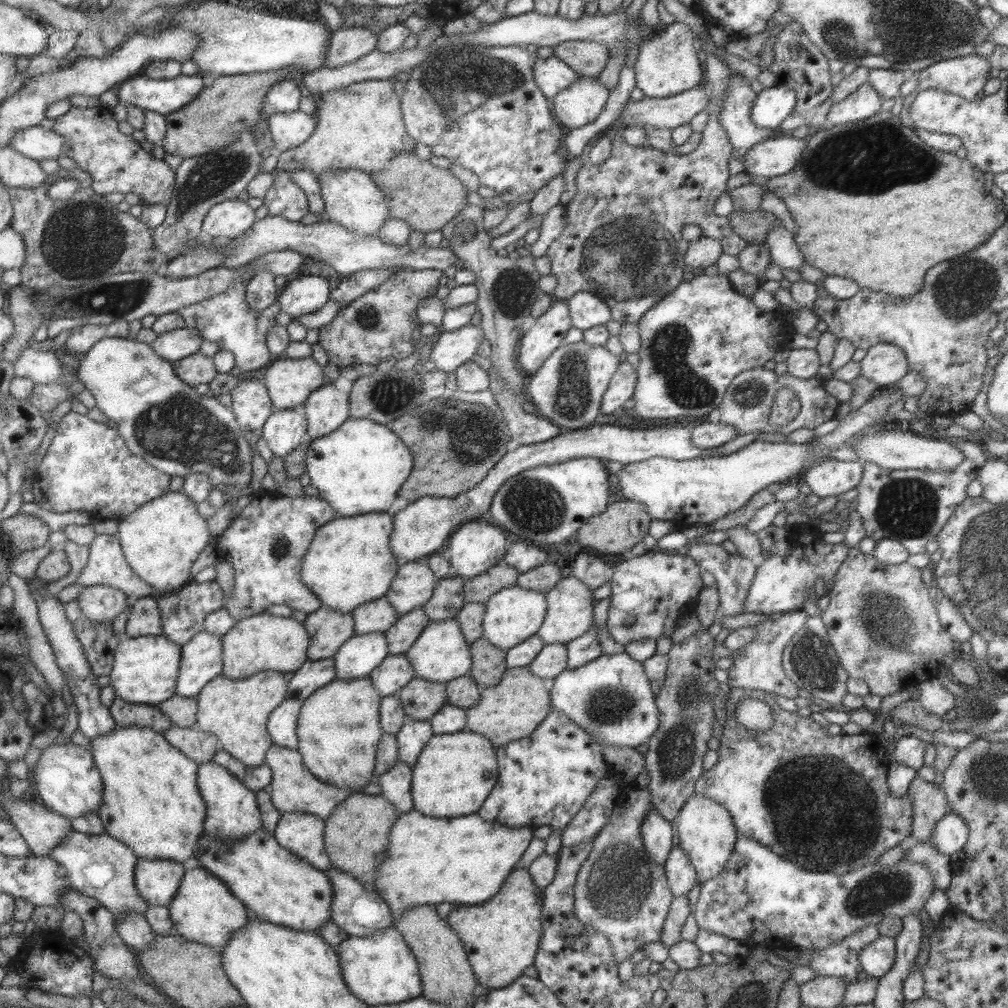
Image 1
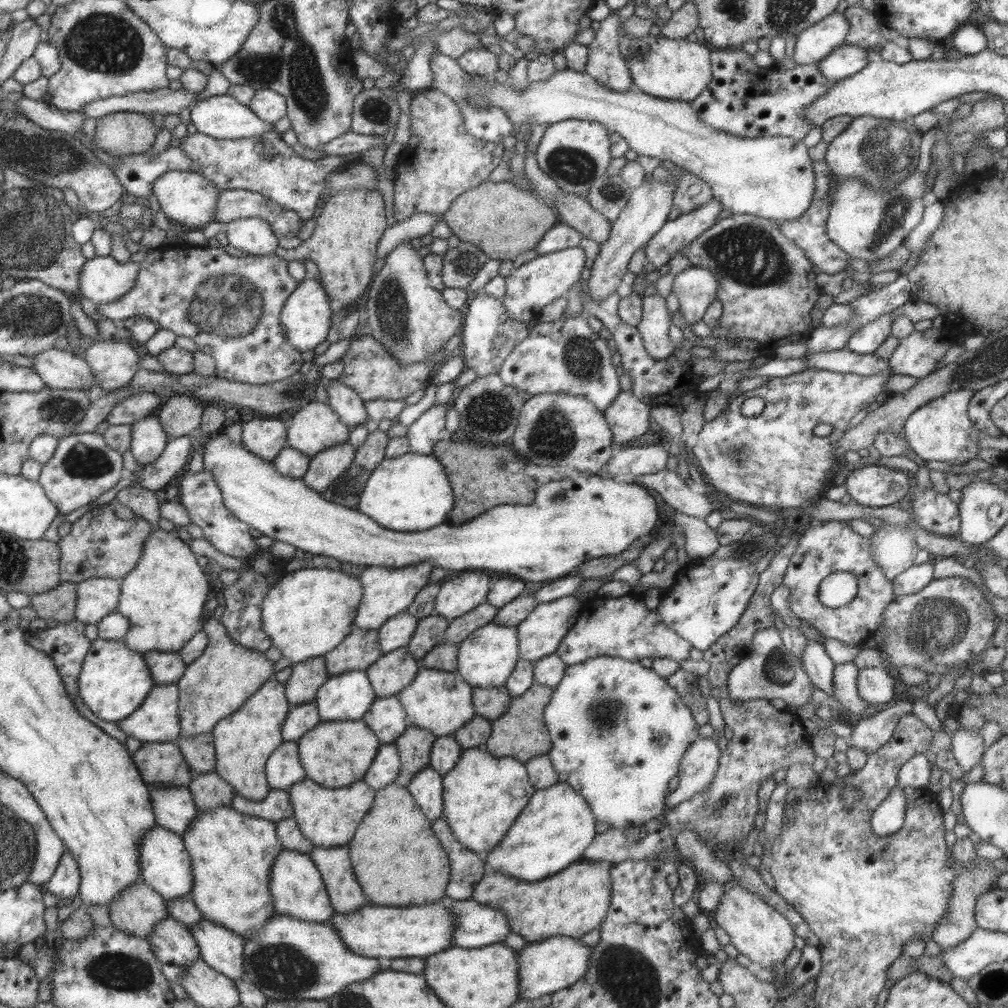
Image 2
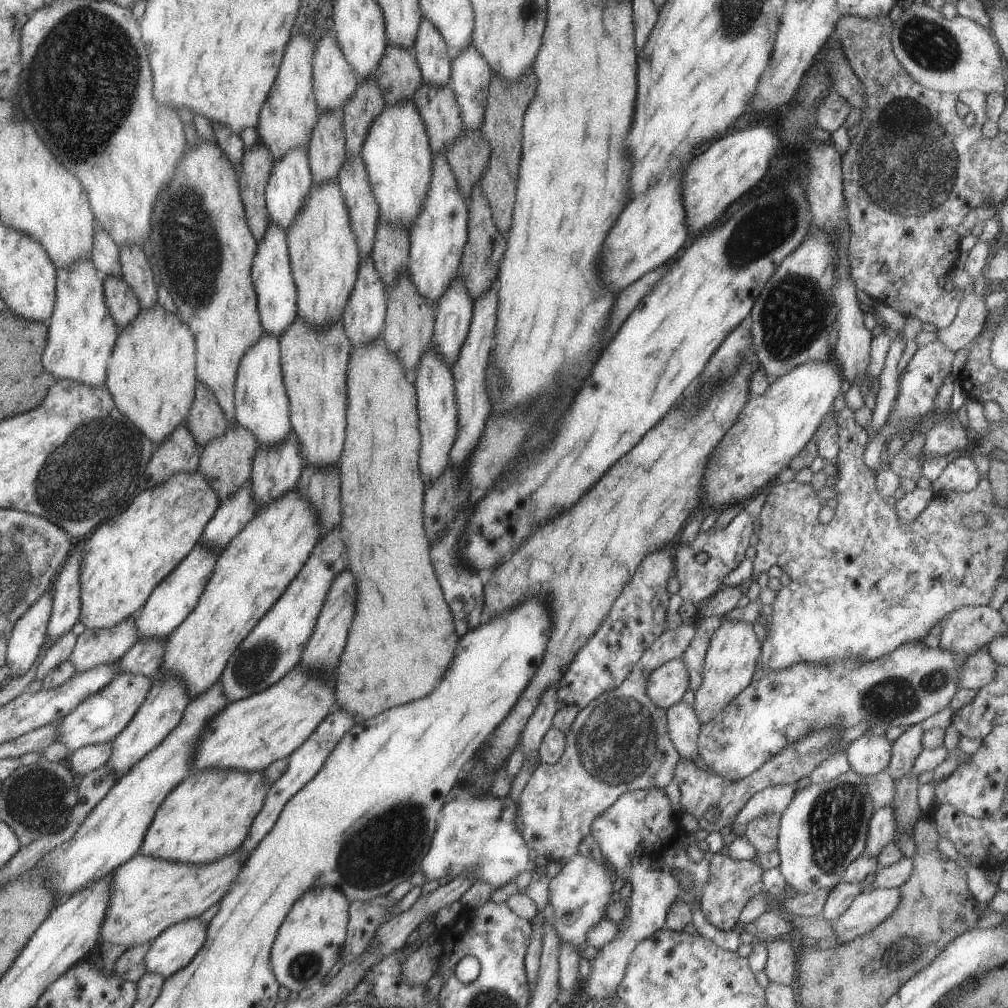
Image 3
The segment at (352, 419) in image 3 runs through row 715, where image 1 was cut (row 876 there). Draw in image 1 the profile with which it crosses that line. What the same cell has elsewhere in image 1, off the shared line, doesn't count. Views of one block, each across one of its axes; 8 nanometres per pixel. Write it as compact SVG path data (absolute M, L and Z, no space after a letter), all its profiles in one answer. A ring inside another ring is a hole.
M349 794L331 810L329 818L324 819L323 846L330 864L369 888L367 882L373 882L375 868L381 864L381 858L385 858L389 832L398 813L381 795Z

